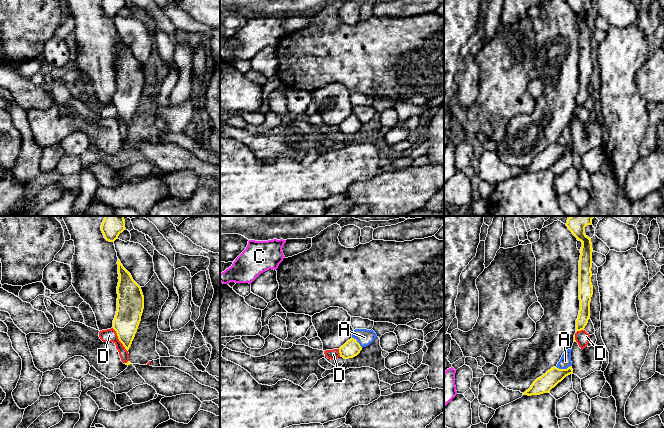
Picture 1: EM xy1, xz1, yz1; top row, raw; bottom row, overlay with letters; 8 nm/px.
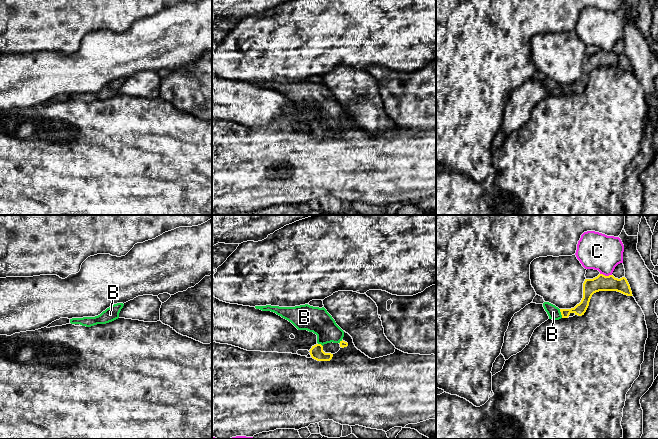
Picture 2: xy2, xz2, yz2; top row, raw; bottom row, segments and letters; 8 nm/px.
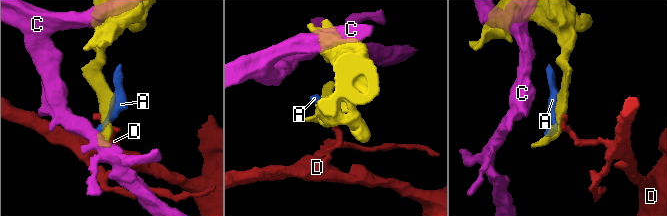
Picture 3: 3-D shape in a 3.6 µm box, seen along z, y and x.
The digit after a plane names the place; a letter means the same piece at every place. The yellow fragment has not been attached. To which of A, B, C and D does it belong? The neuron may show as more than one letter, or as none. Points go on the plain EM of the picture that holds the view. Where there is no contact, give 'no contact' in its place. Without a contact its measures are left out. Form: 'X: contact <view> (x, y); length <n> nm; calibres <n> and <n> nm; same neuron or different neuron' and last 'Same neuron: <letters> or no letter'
A: contact yz1 (563, 145); length 130 nm; calibres 140 and 90 nm; different neuron
B: contact yz2 (561, 89); length 80 nm; calibres 90 and 100 nm; same neuron
C: contact yz2 (606, 52); length 100 nm; calibres 130 and 300 nm; different neuron
D: contact xy1 (119, 116); length 220 nm; calibres 200 and 110 nm; different neuron
Same neuron: B

